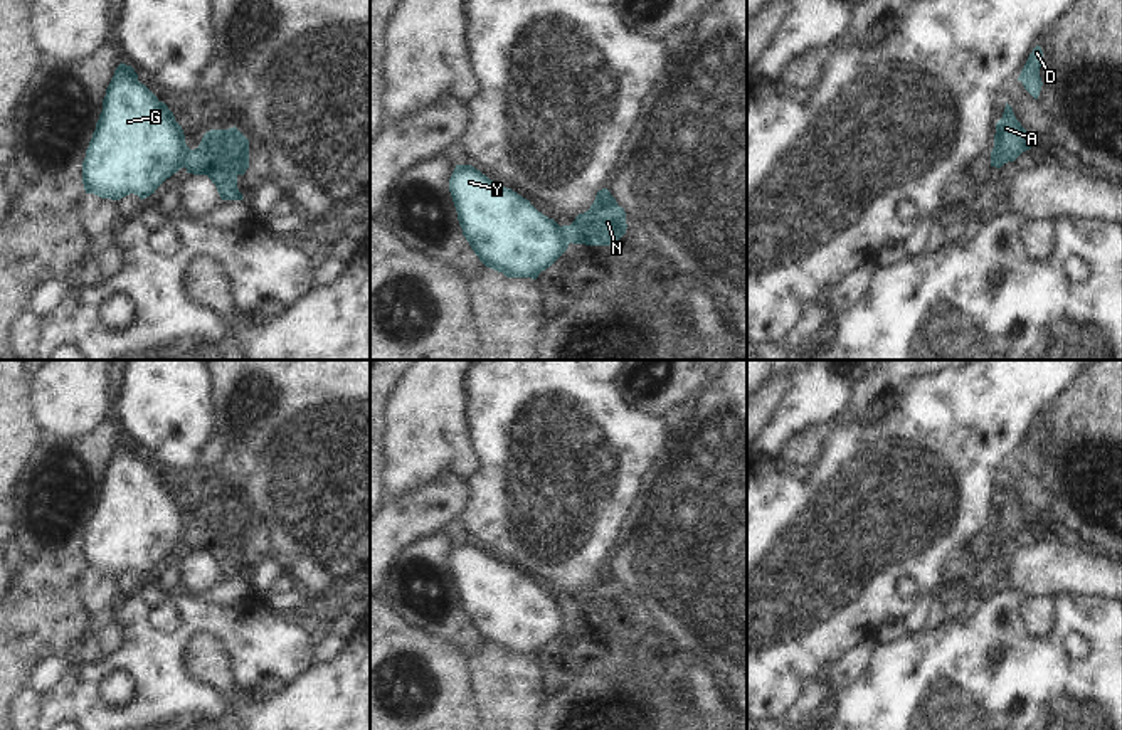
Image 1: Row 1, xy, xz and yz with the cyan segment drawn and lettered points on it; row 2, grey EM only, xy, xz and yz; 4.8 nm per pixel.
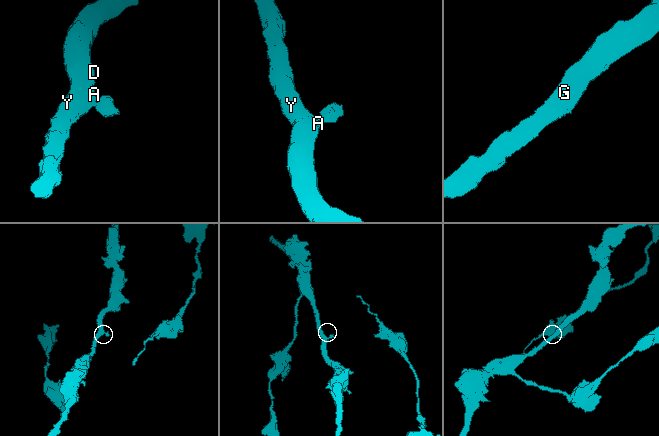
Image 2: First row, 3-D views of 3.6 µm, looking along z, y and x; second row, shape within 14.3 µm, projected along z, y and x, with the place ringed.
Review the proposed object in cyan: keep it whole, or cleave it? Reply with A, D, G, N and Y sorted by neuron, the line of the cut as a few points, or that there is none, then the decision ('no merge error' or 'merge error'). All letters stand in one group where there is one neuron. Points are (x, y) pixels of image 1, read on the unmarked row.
A D G Y / N; cut in xy along (189, 525), (182, 542); merge error

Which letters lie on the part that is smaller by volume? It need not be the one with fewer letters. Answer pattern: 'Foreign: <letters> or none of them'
Foreign: N

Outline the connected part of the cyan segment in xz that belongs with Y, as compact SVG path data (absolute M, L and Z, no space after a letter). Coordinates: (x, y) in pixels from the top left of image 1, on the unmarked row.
M456 542L449 569L471 626L506 654L537 656L570 621L553 595L471 542Z

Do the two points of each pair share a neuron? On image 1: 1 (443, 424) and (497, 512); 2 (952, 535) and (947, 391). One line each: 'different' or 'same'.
1: different
2: same

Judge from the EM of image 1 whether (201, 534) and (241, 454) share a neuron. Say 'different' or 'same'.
different

